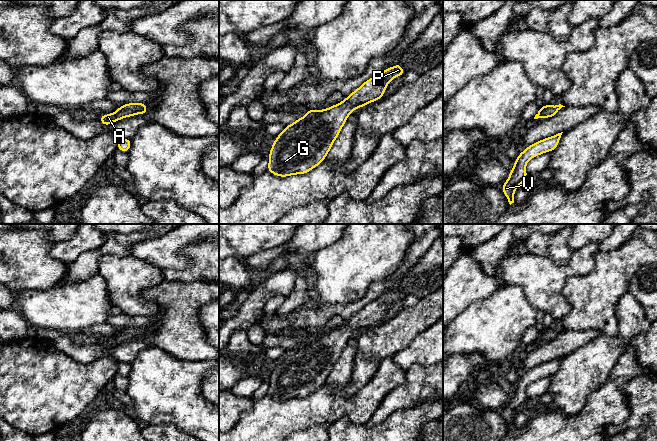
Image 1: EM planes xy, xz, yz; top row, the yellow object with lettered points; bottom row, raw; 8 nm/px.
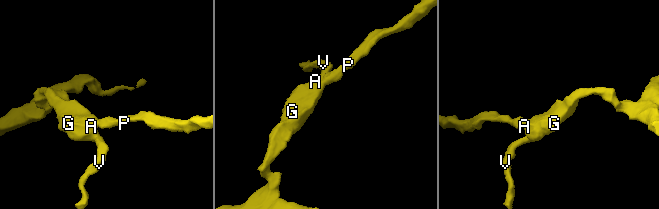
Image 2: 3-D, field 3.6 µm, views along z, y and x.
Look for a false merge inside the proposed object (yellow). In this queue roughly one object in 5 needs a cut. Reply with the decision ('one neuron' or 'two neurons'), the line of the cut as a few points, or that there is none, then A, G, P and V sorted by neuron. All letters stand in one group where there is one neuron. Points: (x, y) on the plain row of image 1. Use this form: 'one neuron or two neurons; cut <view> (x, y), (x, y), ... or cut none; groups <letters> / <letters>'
one neuron; cut none; groups A G P V

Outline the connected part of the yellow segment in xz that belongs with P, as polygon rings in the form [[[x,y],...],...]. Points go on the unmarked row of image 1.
[[[397,287],[377,300],[366,304],[342,326],[323,334],[307,333],[304,341],[300,341],[294,347],[287,349],[276,361],[268,380],[267,395],[279,401],[288,401],[294,398],[302,399],[310,396],[327,381],[353,334],[381,323],[390,305],[395,301],[403,300],[405,297],[400,287]]]

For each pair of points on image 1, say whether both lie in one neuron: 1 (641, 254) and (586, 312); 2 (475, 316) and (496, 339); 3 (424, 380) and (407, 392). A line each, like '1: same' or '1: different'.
1: same
2: same
3: same

